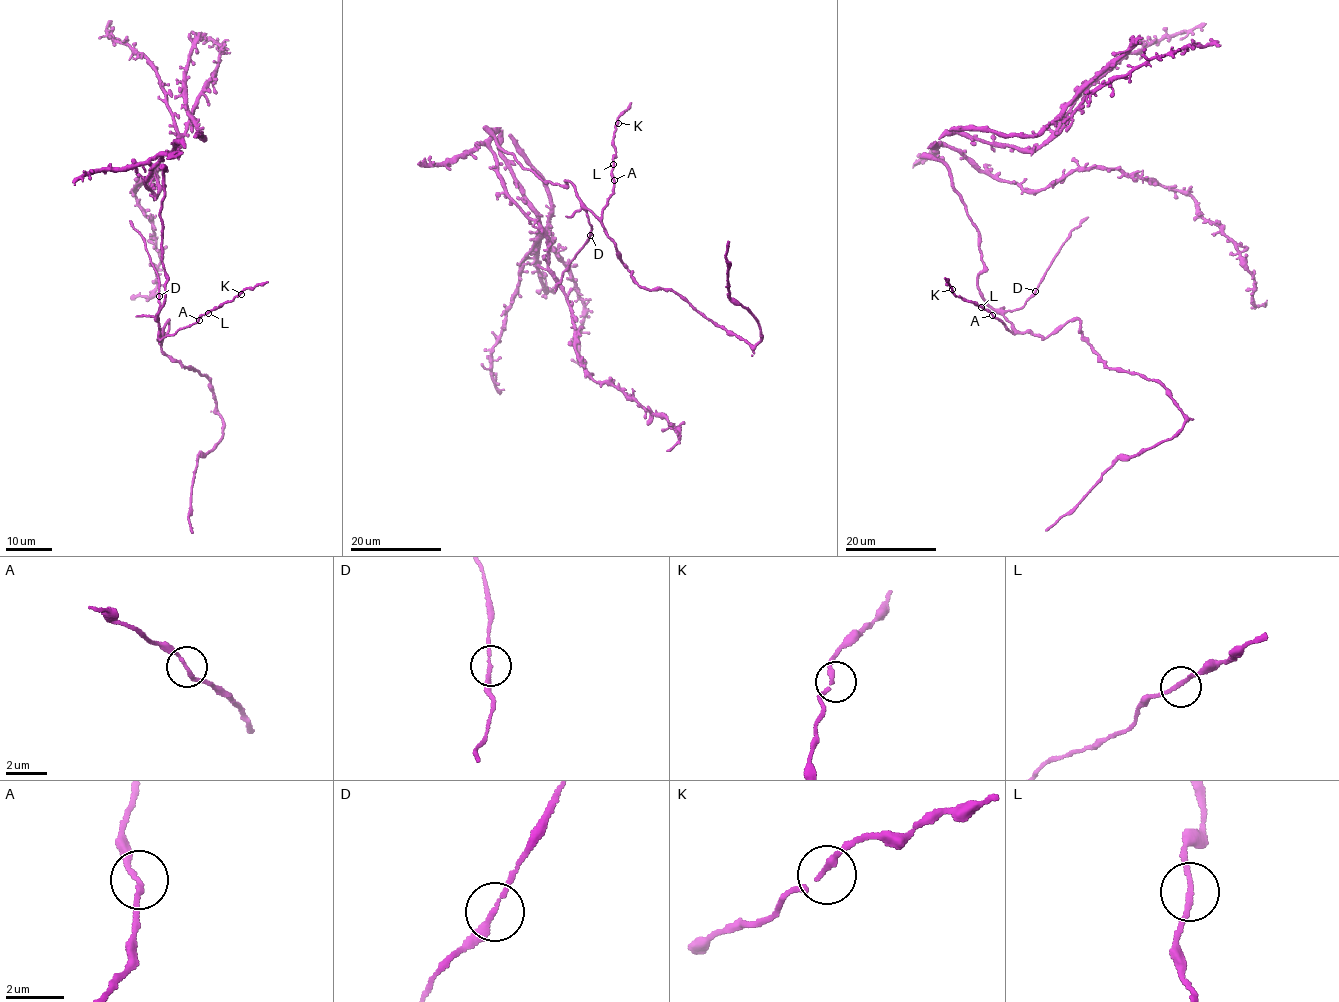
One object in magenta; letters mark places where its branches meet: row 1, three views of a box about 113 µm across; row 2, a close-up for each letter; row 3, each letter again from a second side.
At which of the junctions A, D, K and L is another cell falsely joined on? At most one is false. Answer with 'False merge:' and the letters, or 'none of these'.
False merge: none of these

